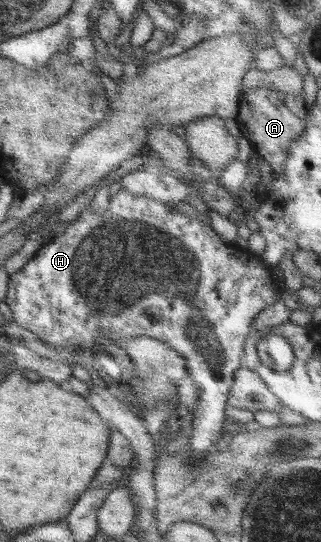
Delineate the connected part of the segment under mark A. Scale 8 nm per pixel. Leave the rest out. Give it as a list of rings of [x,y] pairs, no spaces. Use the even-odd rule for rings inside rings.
[[[251,87],[246,92],[241,92],[239,109],[235,117],[237,126],[241,134],[249,142],[249,146],[270,166],[275,172],[284,170],[286,154],[296,140],[298,134],[304,134],[304,120],[296,117],[283,101],[277,97],[277,92],[264,87]]]

